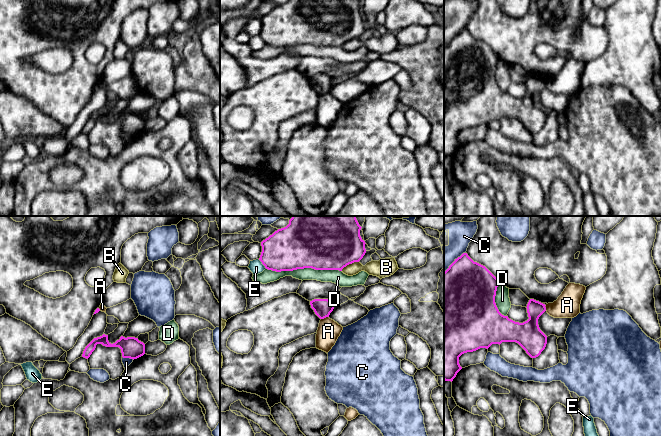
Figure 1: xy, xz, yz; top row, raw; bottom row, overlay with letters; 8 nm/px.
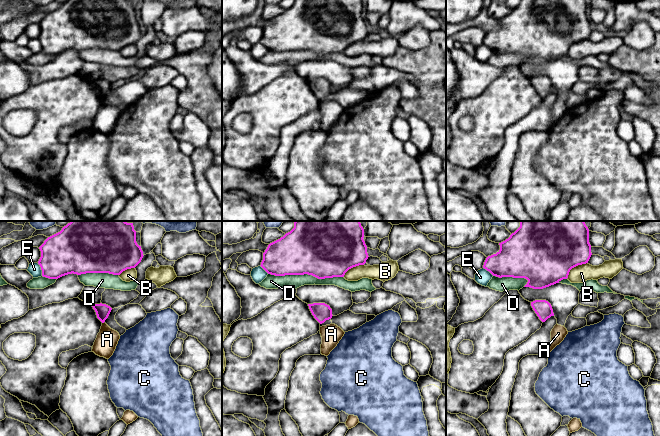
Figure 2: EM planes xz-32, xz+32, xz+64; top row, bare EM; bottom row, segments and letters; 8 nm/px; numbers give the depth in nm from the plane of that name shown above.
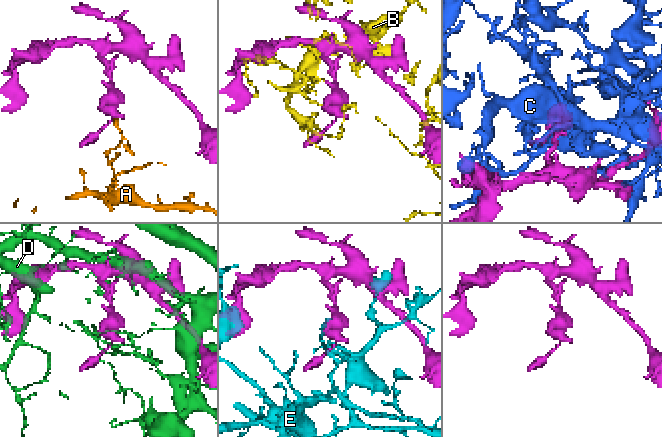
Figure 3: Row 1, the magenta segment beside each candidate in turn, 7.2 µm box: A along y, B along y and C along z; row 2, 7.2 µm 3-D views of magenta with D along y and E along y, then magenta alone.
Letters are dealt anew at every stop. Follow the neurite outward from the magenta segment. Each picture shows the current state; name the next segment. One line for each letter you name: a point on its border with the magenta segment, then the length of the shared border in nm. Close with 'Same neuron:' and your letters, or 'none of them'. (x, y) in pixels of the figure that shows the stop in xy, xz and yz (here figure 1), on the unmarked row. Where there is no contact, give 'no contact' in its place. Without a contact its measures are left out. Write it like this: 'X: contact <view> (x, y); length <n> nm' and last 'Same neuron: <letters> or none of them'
Same neuron: none of them

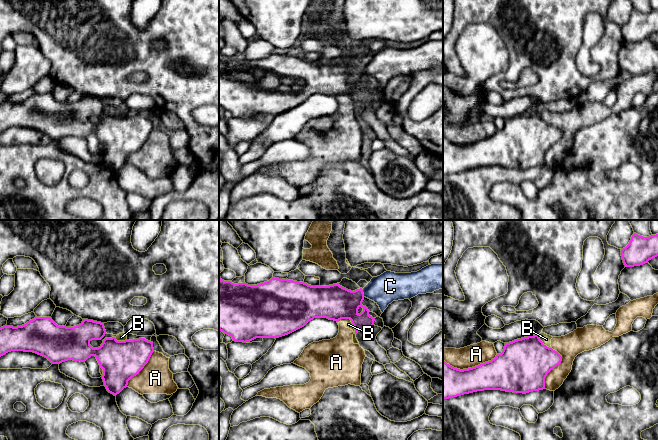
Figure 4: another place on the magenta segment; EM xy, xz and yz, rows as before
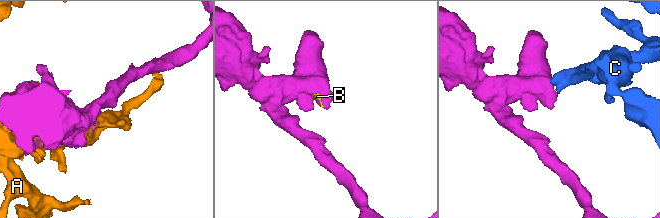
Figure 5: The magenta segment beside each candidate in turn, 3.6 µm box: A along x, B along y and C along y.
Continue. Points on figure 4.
C: contact xz (363, 69); length 70 nm
Same neuron: C

